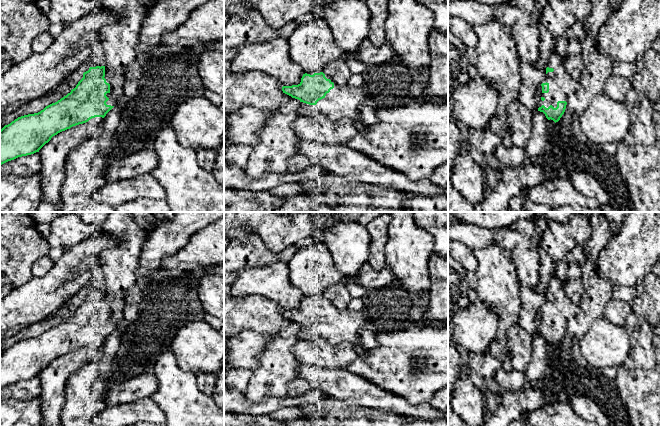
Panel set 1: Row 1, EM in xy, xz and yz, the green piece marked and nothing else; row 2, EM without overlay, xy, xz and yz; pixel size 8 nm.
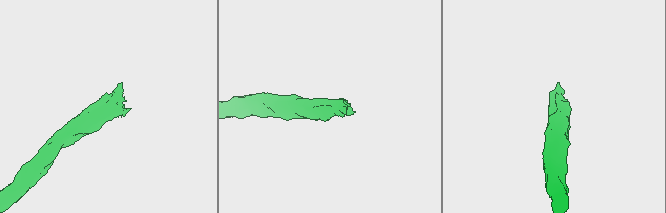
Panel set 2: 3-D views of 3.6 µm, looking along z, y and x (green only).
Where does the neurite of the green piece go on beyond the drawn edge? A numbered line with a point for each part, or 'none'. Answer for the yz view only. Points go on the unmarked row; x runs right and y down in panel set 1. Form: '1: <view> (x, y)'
1: yz (561, 308)

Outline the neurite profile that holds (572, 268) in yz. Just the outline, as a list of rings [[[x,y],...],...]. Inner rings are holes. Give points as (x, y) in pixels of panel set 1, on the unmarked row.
[[[567,263],[567,279],[564,282],[564,290],[569,299],[579,303],[584,293],[584,283],[581,279],[581,266]]]

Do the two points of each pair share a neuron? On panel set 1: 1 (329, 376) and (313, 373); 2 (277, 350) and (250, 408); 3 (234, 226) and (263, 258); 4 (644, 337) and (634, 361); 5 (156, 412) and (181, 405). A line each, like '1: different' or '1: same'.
1: same
2: different
3: different
4: same
5: different

